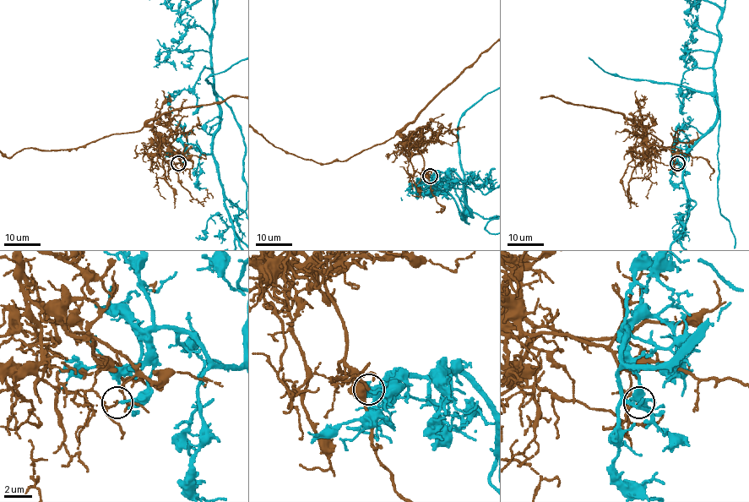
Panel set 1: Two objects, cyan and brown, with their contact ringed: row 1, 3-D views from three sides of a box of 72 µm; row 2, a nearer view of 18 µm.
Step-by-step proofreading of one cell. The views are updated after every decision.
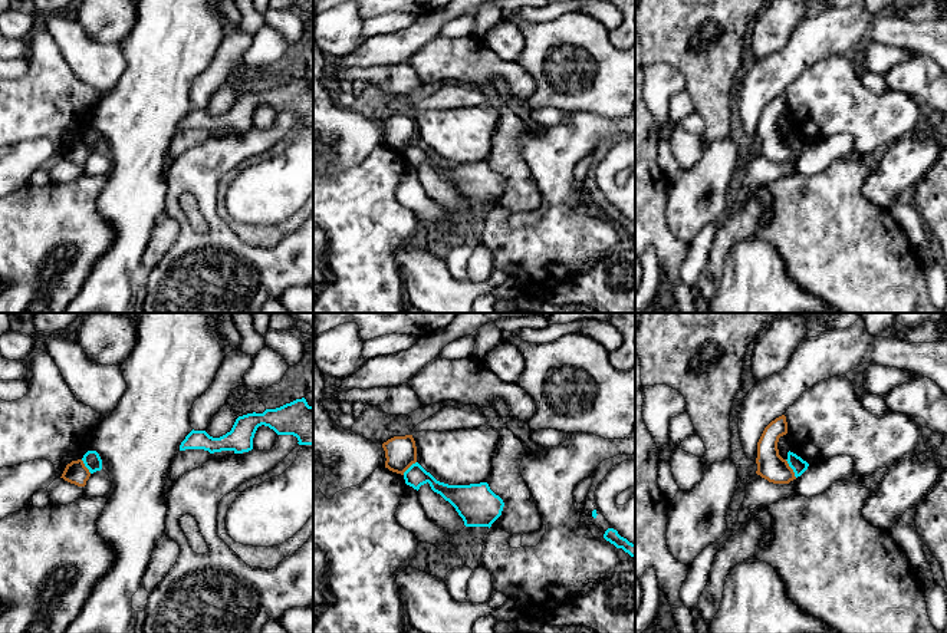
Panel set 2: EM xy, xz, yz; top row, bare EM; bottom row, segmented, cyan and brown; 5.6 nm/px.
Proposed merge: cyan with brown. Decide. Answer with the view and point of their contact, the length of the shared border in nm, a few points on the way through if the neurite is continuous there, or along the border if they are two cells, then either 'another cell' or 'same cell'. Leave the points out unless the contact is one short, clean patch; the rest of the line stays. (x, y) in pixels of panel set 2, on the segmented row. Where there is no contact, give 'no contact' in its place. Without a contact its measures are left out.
meets cyan in yz at (791, 467); contact 120 nm long; border along yz (785, 460), (796, 477); another cell

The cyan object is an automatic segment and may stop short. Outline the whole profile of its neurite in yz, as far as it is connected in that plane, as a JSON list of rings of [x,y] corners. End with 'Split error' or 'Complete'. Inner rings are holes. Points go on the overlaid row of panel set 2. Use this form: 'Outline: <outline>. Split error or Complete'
Outline: [[[787,452],[787,464],[789,466],[793,469],[795,477],[800,477],[809,466],[809,464],[806,461],[803,461],[800,456],[798,456],[793,452]]]. Complete

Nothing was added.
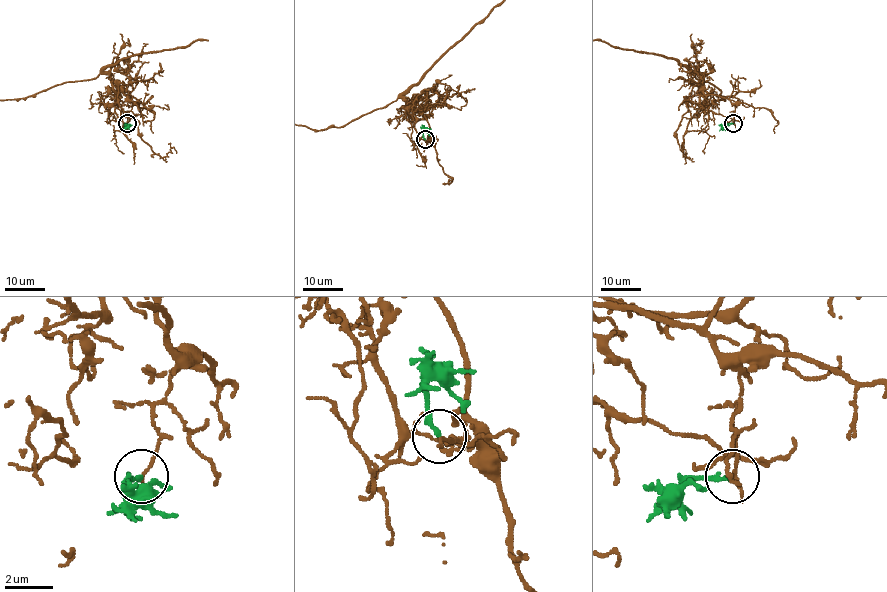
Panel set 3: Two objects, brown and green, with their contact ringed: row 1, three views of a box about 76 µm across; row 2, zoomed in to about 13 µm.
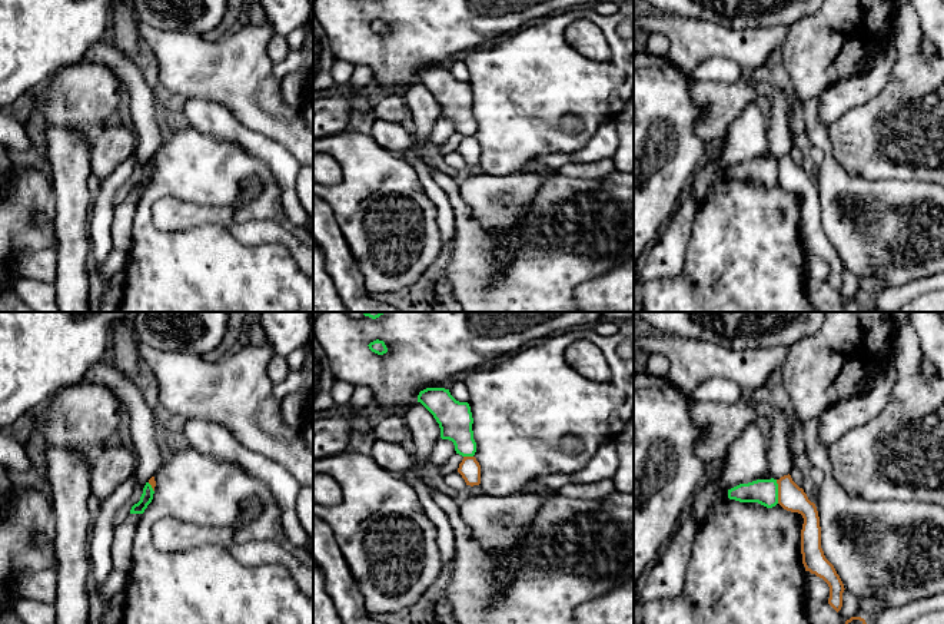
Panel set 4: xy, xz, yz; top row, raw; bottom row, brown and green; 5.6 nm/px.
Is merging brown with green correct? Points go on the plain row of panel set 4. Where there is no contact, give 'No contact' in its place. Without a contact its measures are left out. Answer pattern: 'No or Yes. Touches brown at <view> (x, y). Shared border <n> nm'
No. Touches brown at yz (778, 171). Shared border 140 nm

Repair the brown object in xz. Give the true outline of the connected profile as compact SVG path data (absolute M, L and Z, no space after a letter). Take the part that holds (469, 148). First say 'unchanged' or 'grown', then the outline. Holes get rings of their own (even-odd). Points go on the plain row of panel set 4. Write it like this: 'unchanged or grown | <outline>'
unchanged | M463 136L458 152L462 155L466 165L473 166L481 163L481 145L475 136Z

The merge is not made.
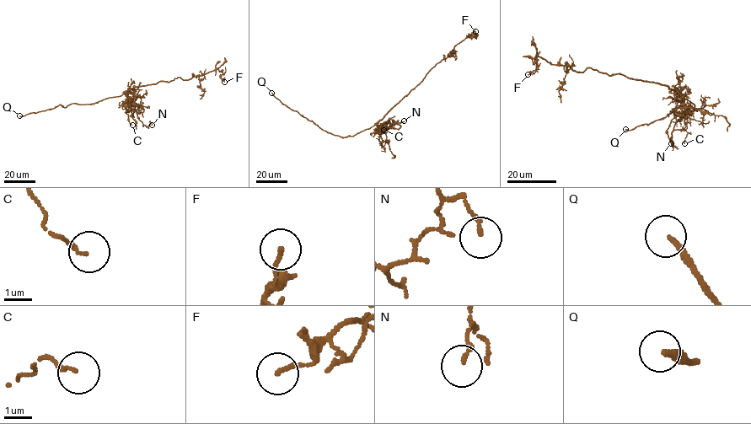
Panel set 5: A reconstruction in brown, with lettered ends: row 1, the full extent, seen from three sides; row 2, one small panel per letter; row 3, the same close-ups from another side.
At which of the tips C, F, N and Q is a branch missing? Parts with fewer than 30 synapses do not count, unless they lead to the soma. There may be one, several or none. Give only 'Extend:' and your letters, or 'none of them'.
Extend: Q

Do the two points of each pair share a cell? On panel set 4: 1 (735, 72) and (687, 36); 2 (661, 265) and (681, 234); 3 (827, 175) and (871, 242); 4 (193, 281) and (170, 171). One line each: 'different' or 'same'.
1: different
2: same
3: same
4: same

